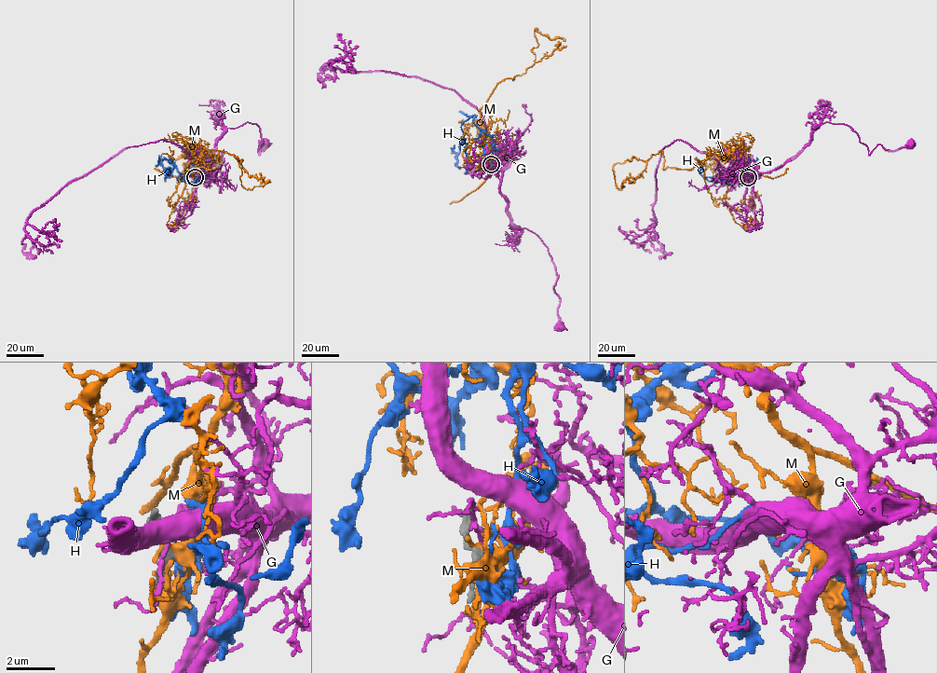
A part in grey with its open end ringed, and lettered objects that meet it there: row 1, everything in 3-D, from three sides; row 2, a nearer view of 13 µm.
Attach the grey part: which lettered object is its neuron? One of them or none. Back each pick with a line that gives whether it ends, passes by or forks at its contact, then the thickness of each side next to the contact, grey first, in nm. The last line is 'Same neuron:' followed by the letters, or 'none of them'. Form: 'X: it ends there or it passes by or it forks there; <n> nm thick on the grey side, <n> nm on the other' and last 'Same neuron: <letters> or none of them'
Same neuron: none of them

